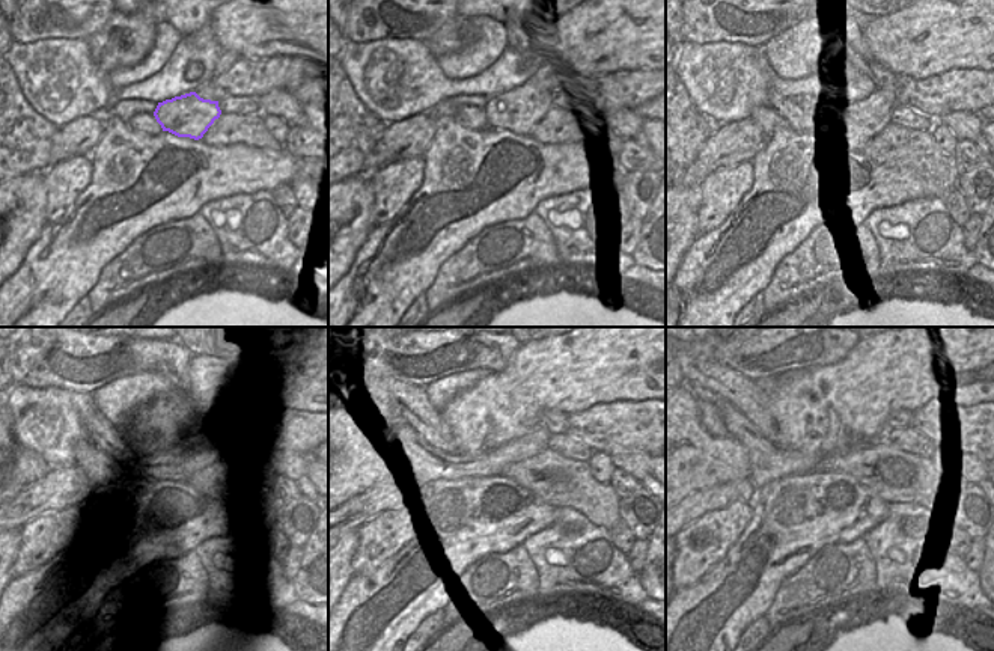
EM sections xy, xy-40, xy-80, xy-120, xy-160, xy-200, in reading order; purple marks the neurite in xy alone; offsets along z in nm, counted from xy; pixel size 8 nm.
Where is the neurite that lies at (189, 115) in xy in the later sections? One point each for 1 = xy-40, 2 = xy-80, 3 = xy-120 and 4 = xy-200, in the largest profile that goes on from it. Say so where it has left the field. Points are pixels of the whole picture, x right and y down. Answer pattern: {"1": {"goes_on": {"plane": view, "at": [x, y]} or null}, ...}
{"1": {"goes_on": {"plane": "xy-40", "at": [520, 110]}}, "2": {"goes_on": {"plane": "xy-80", "at": [862, 112]}}, "3": {"goes_on": {"plane": "xy-120", "at": [193, 452]}}, "4": {"goes_on": {"plane": "xy-200", "at": [768, 463]}}}

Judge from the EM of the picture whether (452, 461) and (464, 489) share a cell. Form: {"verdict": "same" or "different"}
{"verdict": "different"}

